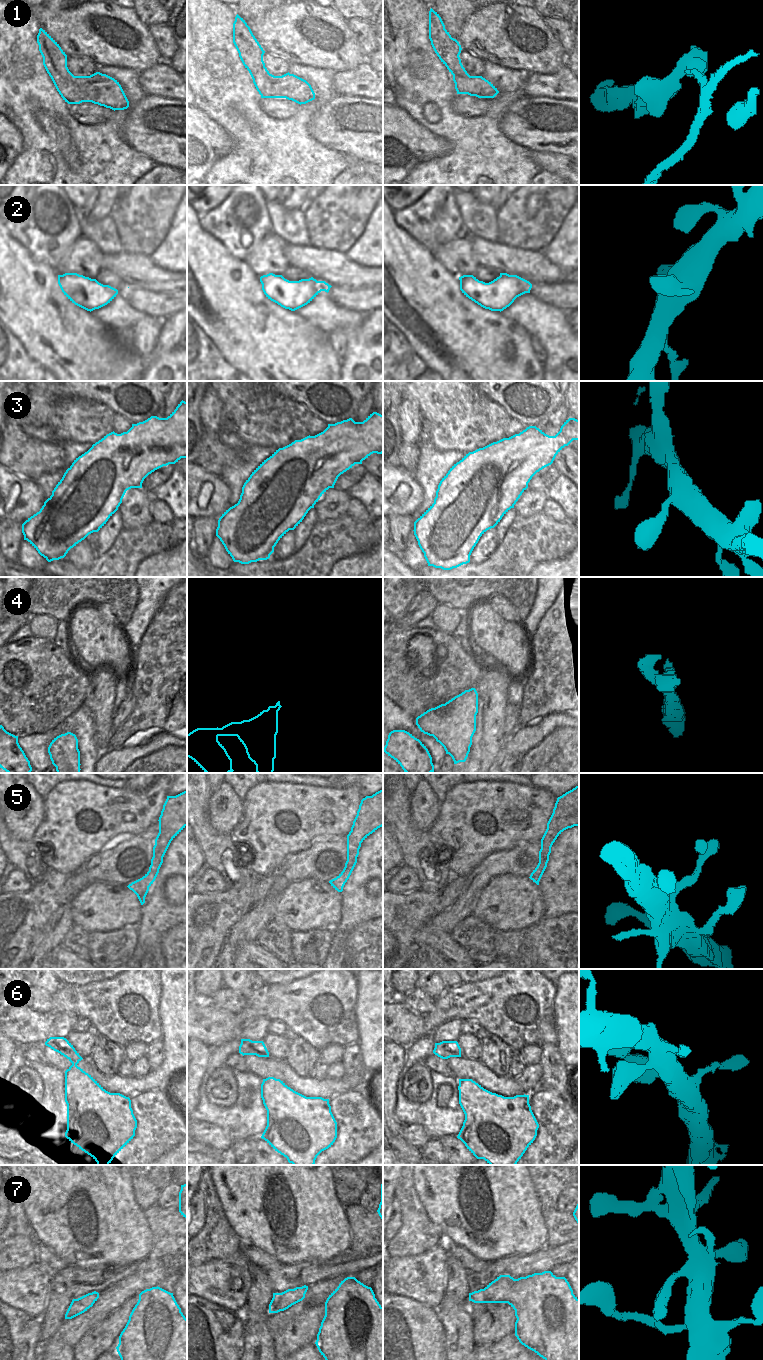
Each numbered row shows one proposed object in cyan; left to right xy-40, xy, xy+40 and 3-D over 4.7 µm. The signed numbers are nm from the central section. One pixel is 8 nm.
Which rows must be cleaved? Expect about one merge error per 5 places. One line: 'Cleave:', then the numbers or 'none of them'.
Cleave: 4

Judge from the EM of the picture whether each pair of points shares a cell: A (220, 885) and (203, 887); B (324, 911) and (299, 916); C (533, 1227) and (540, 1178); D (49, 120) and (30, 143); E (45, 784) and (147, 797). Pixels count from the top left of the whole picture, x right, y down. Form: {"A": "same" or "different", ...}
{"A": "same", "B": "same", "C": "different", "D": "different", "E": "different"}

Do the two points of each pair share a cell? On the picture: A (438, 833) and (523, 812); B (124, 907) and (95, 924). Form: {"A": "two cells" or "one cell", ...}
{"A": "one cell", "B": "one cell"}

